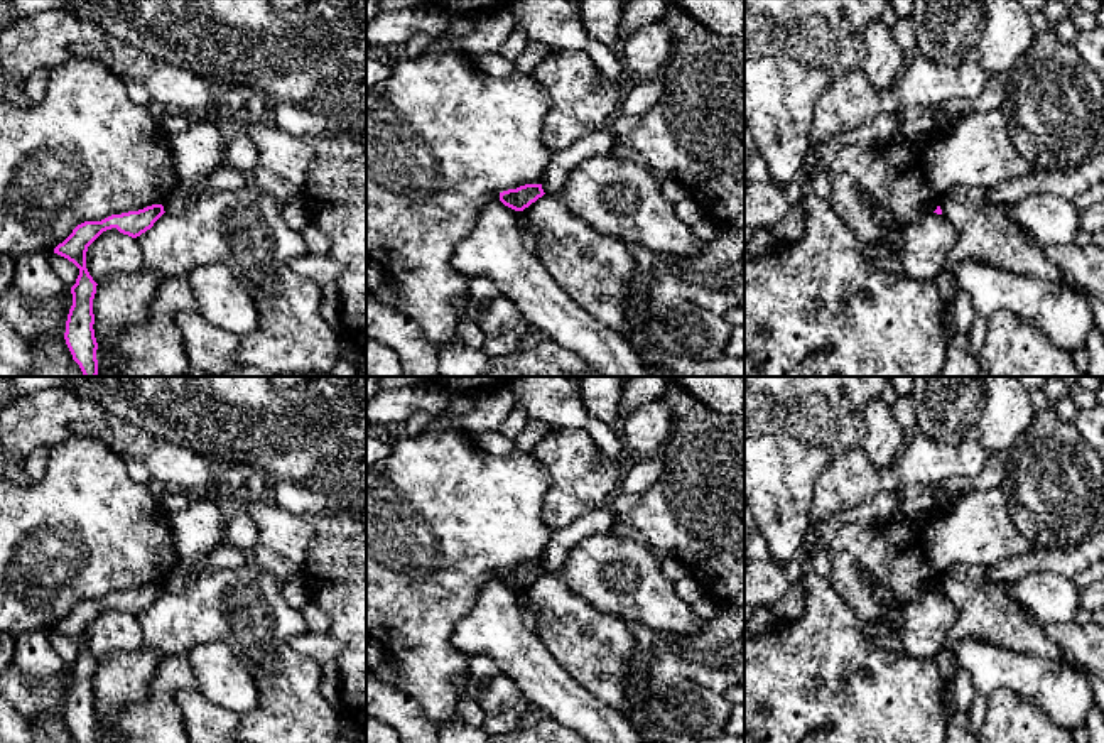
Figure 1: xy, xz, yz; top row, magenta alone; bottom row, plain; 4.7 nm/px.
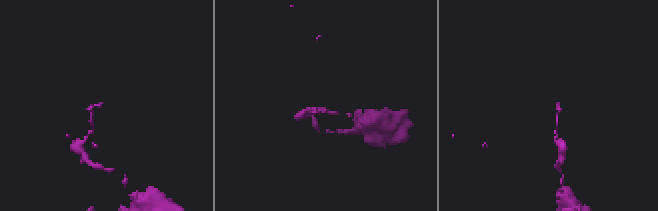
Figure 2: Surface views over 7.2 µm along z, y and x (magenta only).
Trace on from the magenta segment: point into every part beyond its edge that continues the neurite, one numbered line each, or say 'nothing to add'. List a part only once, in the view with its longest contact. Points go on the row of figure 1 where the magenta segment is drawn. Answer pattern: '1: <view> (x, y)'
nothing to add

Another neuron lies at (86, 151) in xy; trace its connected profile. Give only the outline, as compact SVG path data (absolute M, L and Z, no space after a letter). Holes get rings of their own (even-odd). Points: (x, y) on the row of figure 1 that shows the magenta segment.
M74 57L54 68L44 100L29 108L0 100L0 252L14 260L52 253L84 221L164 204L176 187L167 130L128 98L125 83L100 61Z

